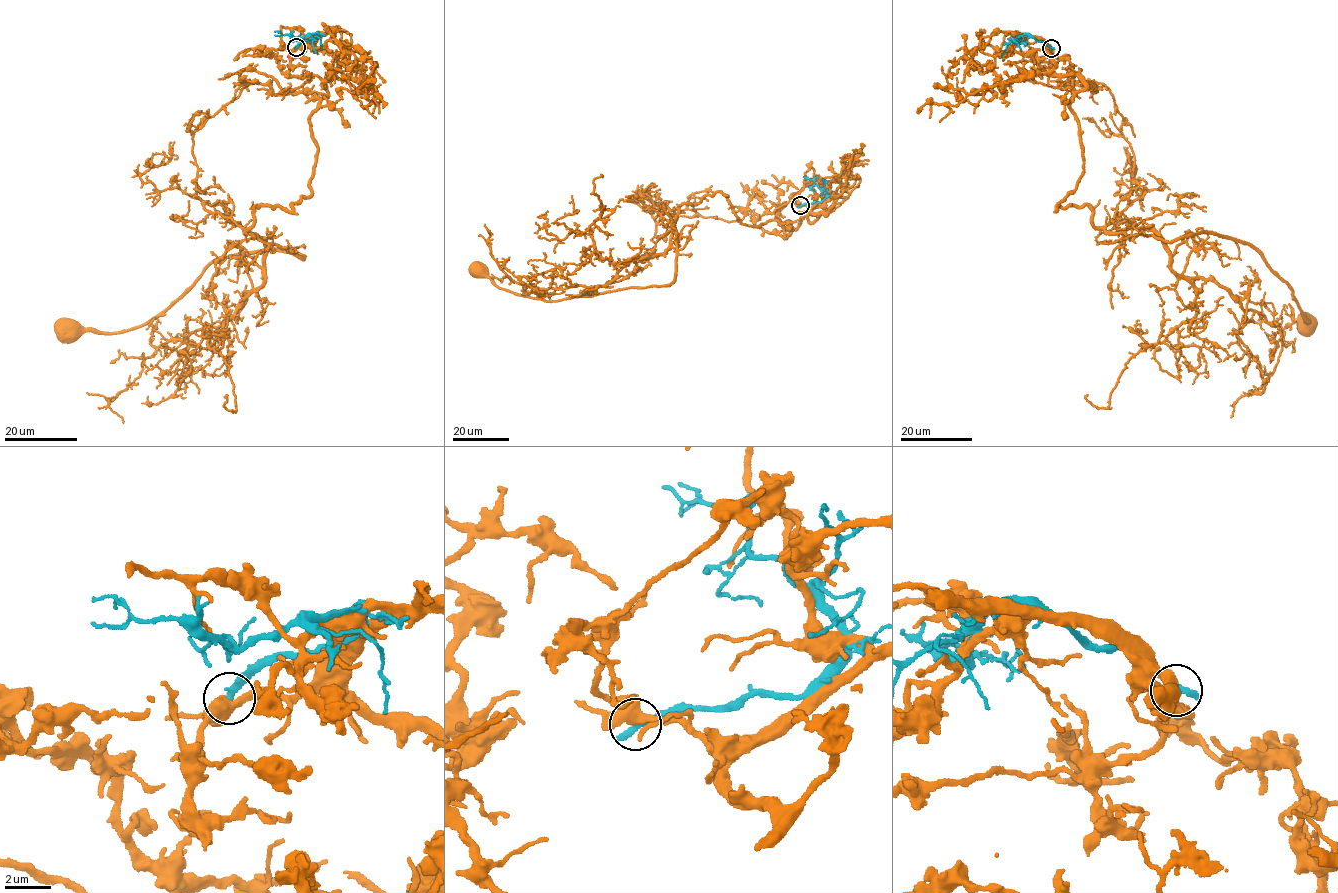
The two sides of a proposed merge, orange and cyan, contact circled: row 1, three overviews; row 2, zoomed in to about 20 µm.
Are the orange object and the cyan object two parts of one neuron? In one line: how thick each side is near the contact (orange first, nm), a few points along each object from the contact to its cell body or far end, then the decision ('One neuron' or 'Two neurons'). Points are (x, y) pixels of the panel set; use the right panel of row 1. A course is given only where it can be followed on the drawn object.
Thickness 440 nm (orange) against 400 nm. Course of orange: (1050, 47), (1084, 86), (1082, 174), (1057, 209), (1248, 243), (1304, 323). Course of cyan: (1051, 47), (1029, 35), (1020, 35), (1018, 39). Two neurons

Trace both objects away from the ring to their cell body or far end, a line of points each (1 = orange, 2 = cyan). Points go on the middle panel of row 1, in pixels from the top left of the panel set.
1: (800, 205), (817, 218), (786, 237), (720, 192), (683, 204), (664, 285), (545, 301), (478, 268)
2: (800, 206), (819, 202), (825, 196), (805, 176)

